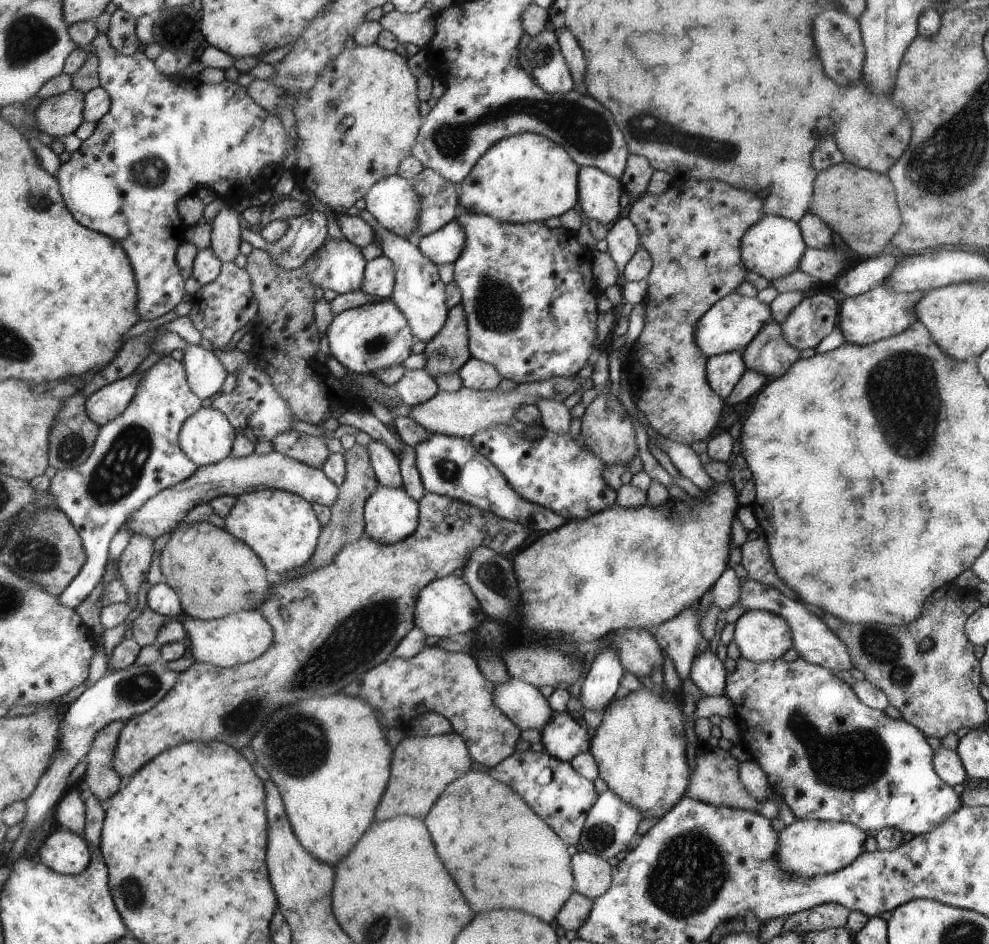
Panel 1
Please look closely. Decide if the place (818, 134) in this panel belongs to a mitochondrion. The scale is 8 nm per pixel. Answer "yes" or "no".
no

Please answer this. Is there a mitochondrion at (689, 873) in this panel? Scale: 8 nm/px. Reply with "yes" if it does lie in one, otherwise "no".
yes

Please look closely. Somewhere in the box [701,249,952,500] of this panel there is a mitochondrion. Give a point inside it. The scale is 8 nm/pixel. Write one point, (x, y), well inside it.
(909, 379)

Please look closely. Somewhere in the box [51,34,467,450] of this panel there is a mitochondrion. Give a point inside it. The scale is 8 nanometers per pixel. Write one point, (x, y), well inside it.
(149, 173)

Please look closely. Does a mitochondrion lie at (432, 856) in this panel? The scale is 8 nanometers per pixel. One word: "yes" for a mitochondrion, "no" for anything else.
no

